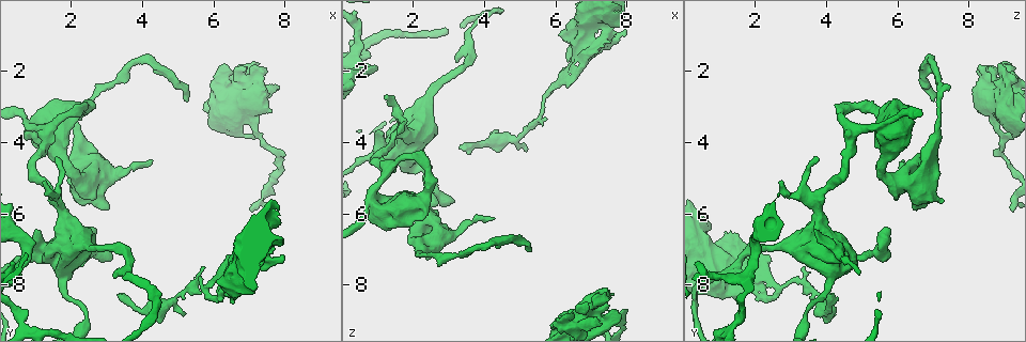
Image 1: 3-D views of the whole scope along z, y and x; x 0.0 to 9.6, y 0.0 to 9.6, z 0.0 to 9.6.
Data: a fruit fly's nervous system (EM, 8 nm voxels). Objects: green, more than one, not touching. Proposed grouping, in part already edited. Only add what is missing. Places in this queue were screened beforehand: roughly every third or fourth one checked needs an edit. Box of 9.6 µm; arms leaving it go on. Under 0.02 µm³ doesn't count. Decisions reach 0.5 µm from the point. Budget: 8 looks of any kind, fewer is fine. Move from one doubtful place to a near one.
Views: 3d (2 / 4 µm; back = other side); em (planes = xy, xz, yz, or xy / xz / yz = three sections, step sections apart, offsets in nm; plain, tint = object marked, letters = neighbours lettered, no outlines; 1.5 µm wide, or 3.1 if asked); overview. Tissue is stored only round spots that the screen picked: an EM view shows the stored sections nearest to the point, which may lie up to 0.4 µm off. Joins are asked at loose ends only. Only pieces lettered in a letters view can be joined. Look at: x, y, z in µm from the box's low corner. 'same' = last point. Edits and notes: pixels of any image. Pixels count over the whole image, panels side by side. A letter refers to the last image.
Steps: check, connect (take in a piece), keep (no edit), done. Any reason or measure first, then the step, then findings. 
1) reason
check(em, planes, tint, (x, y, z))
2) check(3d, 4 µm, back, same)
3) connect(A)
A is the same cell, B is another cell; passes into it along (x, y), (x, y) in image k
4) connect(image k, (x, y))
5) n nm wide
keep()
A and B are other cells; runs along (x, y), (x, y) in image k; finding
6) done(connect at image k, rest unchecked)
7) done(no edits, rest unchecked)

an open end
check(3d, 4 µm, (2.70, 6.40, 5.70))

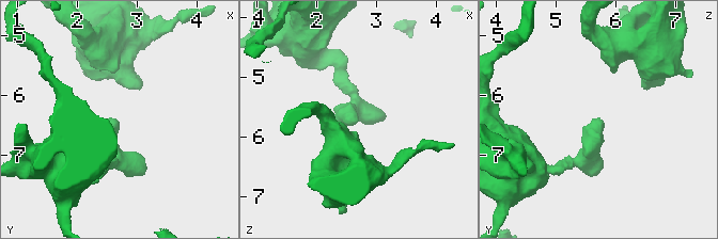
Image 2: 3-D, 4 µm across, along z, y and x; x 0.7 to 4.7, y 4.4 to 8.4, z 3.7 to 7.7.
now the EM
check(em, xz, step 4, tint, (2.75, 6.45, 5.75))

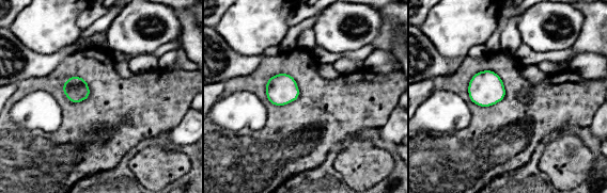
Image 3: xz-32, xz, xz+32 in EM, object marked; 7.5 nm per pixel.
what lies round it
check(em, xz, step 4, letters, same)

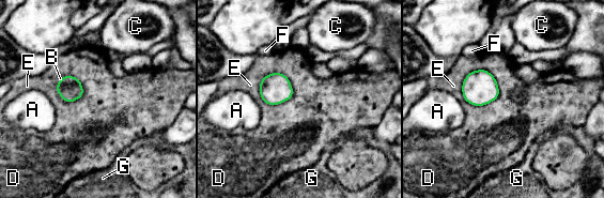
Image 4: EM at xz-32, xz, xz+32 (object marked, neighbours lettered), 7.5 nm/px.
keep()
A, B, C, D, E, F and G are other cells; no lettered piece goes on from it

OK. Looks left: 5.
branch stops here
check(3d, 2 µm, (7.65, 3.15, 8.20))

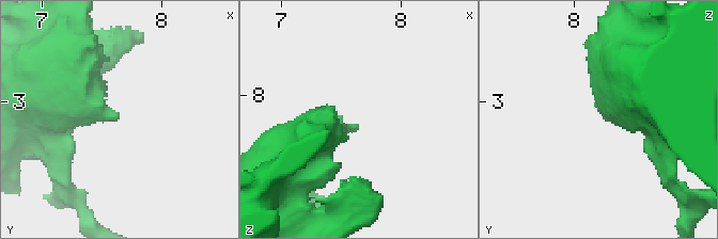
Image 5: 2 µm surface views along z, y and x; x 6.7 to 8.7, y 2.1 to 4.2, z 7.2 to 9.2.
check(em, yz, step 4, tint, (7.60, 3.16, 8.24))

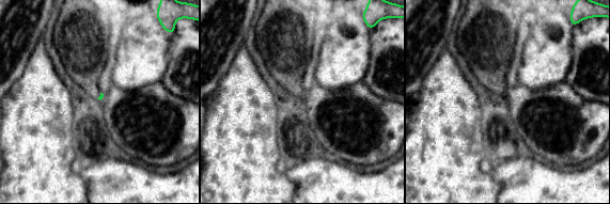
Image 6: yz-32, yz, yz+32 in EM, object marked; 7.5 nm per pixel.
cut it another way
check(em, planes, letters, same)

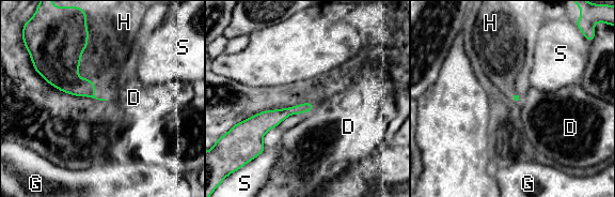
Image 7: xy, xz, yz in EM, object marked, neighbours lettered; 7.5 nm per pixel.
S touches over 100 nm
connect(H)
H is the same cell, D, G and S are other cells; it goes on there

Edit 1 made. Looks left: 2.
thin end
check(em, yz, step 8, letters, (5.10, 8.90, 4.25))

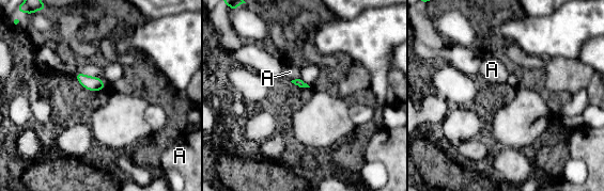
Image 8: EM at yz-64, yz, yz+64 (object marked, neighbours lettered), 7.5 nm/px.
connect(A)
A is the same cell; it goes on there

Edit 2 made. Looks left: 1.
done(connect at image 7, connect at image 8, rest unchecked)

